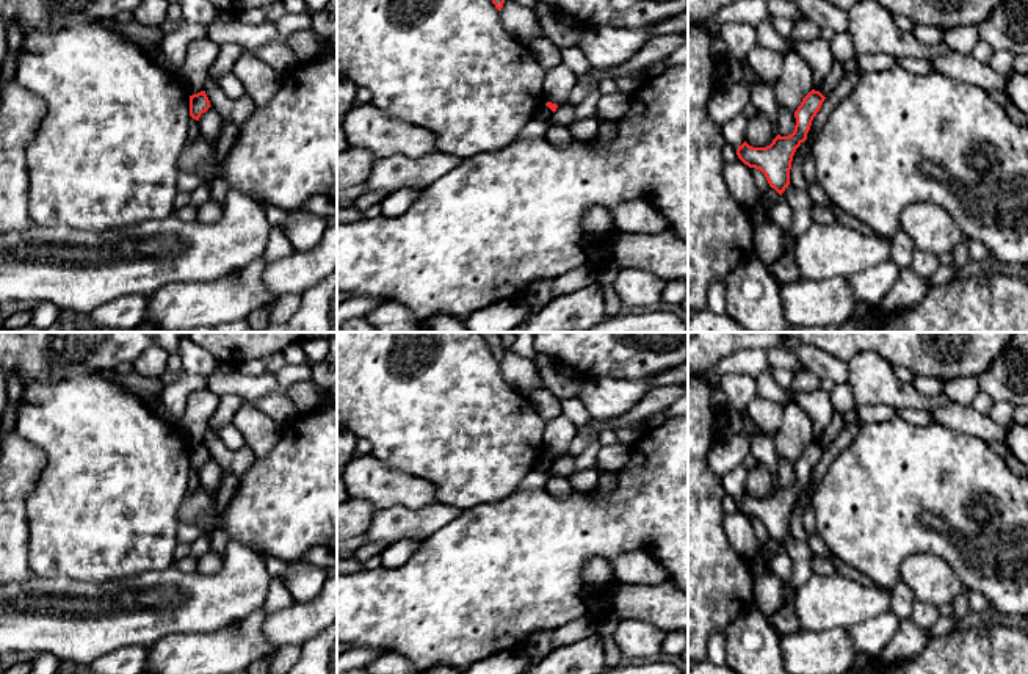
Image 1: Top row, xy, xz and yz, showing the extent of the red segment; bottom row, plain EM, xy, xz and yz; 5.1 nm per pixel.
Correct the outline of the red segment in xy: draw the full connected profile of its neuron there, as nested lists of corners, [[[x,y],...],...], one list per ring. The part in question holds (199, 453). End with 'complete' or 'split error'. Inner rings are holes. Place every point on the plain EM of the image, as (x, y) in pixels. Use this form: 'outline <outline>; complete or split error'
outline [[[205,442],[190,447],[190,467],[199,472],[201,466],[210,459],[210,451]]]; complete

